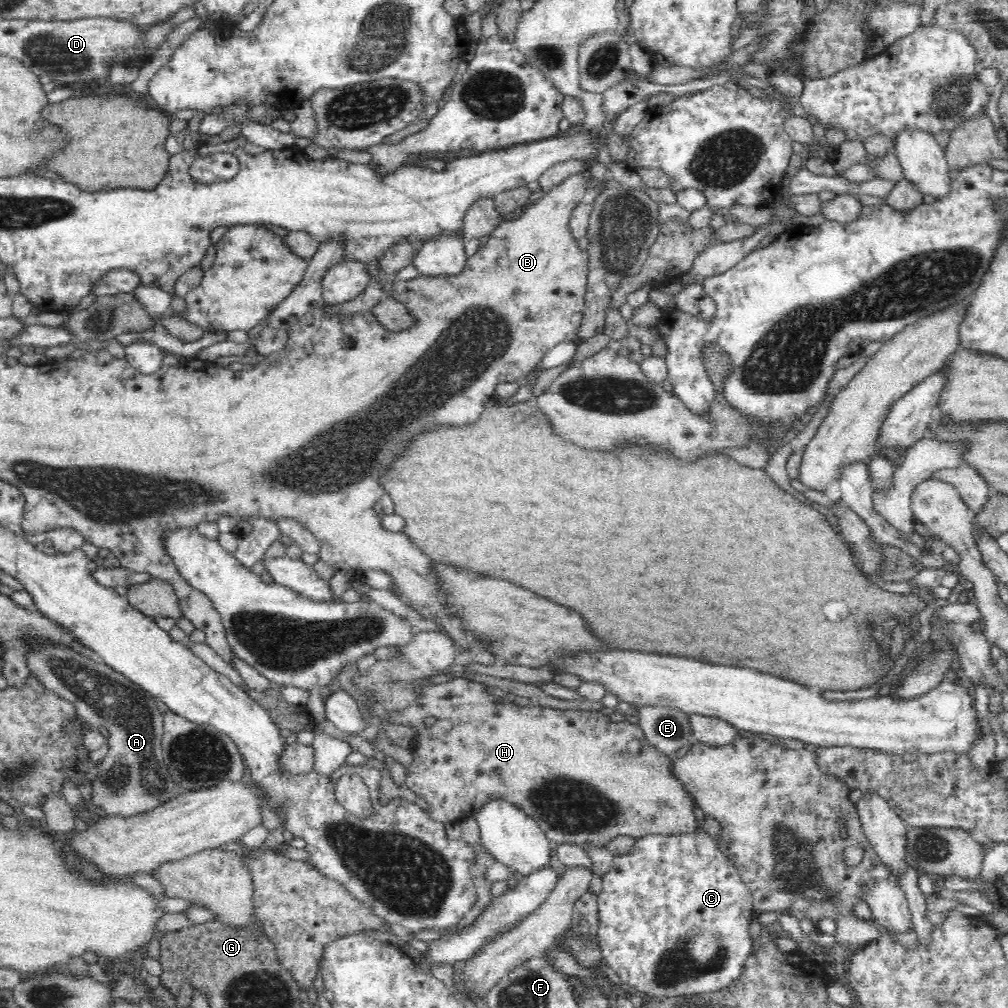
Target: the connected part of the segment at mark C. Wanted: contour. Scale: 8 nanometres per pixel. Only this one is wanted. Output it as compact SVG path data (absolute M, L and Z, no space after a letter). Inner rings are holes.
M688 832L682 834L674 834L674 836L668 836L664 834L650 834L637 839L634 843L634 846L630 849L630 852L623 854L622 856L614 857L611 862L611 867L609 872L603 877L603 892L597 898L597 905L599 908L599 930L598 930L598 947L601 951L601 958L616 974L619 976L620 980L624 982L625 986L630 988L637 994L652 996L652 998L672 998L676 996L702 996L704 994L712 994L712 992L722 992L730 986L734 986L742 972L744 972L744 966L746 966L746 960L752 955L752 942L749 926L753 921L755 915L753 912L753 898L752 893L747 888L747 885L743 882L741 878L741 872L738 870L738 867L734 864L734 861L730 859L725 852L722 852L722 849L718 848L718 844L712 840L712 837L706 832Z

